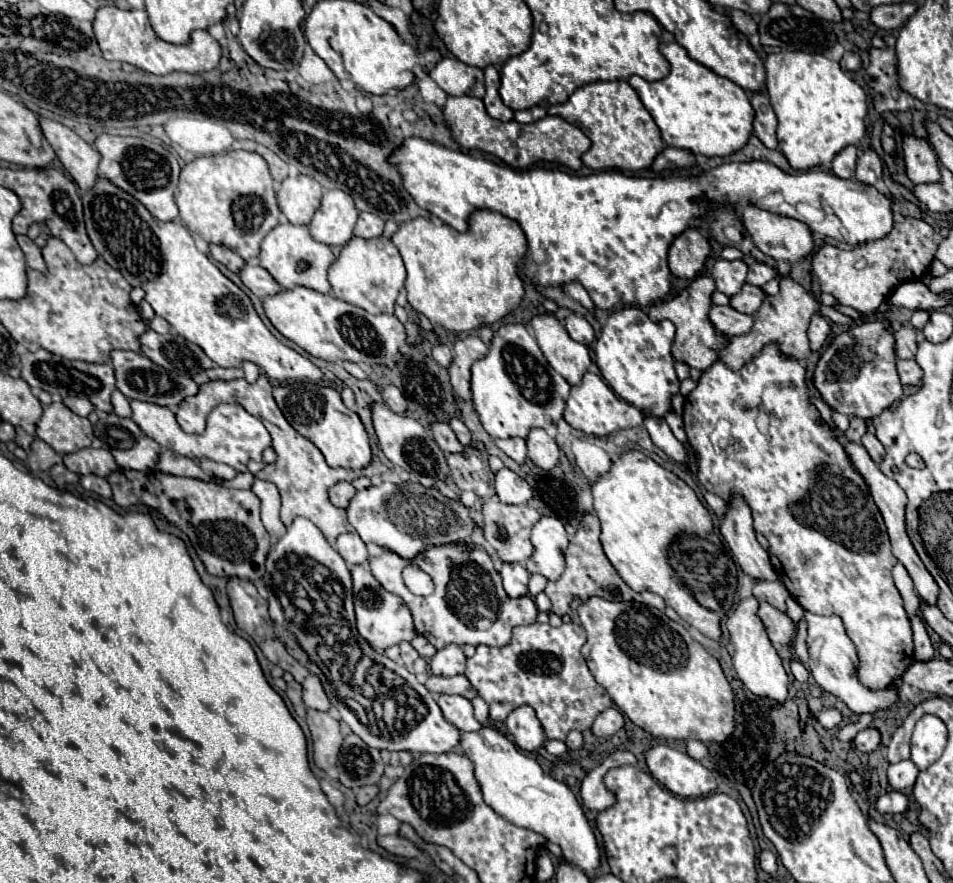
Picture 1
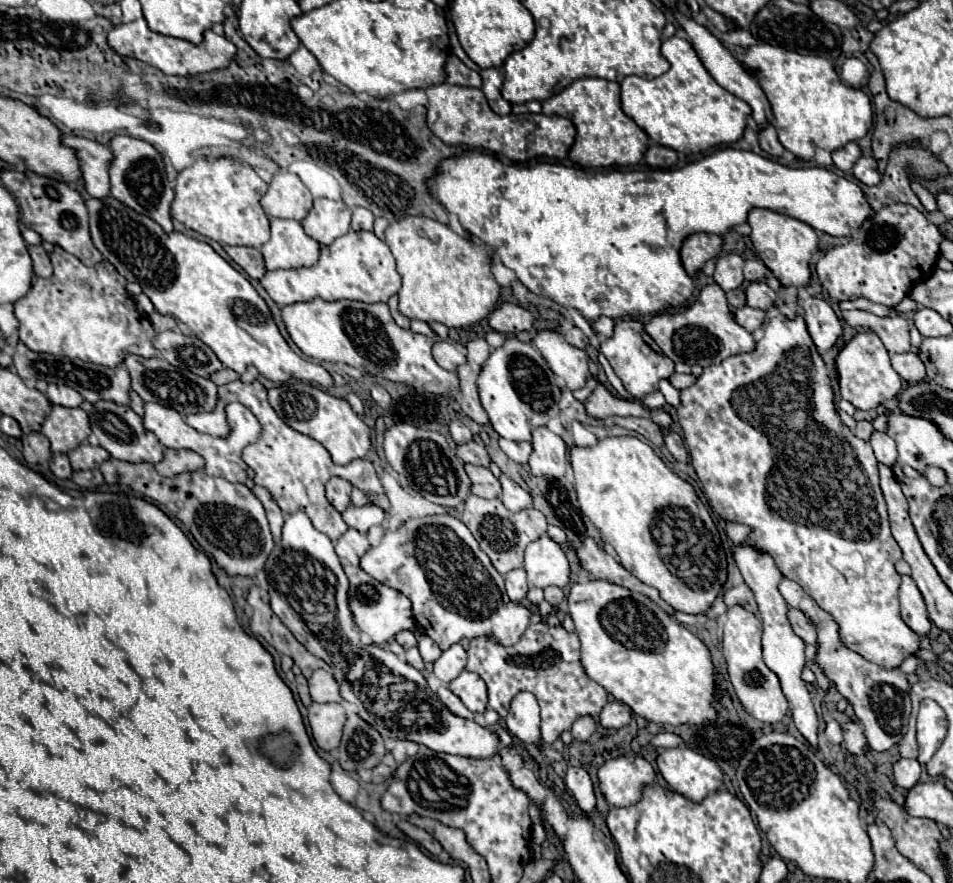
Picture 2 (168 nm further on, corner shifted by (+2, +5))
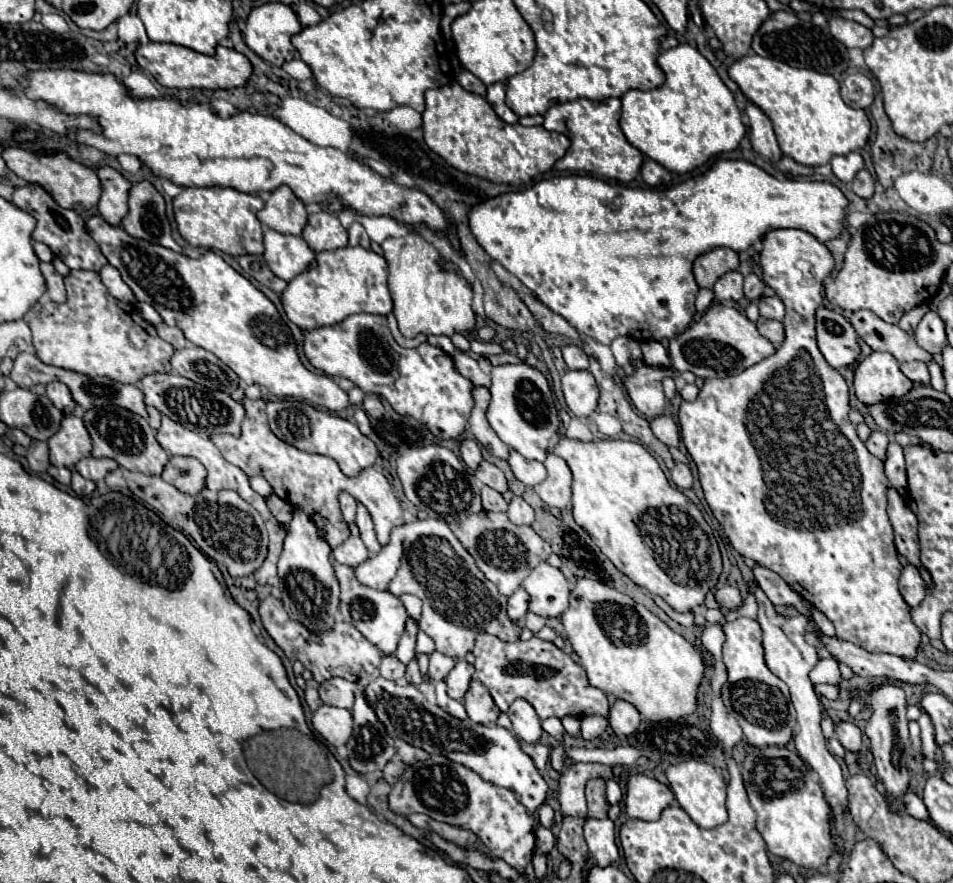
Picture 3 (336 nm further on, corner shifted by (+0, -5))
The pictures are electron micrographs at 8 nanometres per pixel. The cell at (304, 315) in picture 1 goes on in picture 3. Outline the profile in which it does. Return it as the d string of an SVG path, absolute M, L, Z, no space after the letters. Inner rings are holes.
M349 315L333 327L303 331L303 337L305 357L325 375L347 377L365 393L379 393L397 413L411 415L425 423L439 439L457 439L465 431L473 409L473 383L455 371L453 361L445 351L431 347L429 343L421 343L413 349L397 345L383 315ZM399 379L405 379L405 383L399 383Z

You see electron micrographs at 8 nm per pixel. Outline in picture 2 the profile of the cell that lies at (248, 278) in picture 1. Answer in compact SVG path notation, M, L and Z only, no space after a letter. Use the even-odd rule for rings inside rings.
M349 231L331 245L323 247L315 265L267 271L267 275L261 279L261 285L279 307L313 299L323 299L327 303L341 299L387 303L387 299L399 291L401 275L395 269L395 257L391 255L391 249L385 241L377 239L371 231Z

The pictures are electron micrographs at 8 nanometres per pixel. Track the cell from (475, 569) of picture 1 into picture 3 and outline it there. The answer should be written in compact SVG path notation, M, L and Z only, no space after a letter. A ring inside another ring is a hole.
M423 519L423 521L413 521L405 523L401 527L395 527L391 531L391 541L371 559L361 563L355 569L355 577L359 583L381 589L381 591L391 591L393 595L403 595L411 593L423 601L423 613L419 621L419 629L425 631L433 641L435 649L443 655L449 655L453 659L463 659L465 653L469 653L475 645L475 637L479 633L491 633L497 635L503 641L517 641L521 635L521 627L513 623L507 617L507 597L499 595L497 587L475 567L475 559L471 559L471 553L455 539L453 531L443 519Z

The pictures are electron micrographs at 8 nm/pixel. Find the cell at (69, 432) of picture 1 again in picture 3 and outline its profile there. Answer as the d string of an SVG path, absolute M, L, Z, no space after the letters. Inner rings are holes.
M65 415L59 431L47 441L51 449L51 465L73 469L75 463L91 455L91 437L83 419Z

